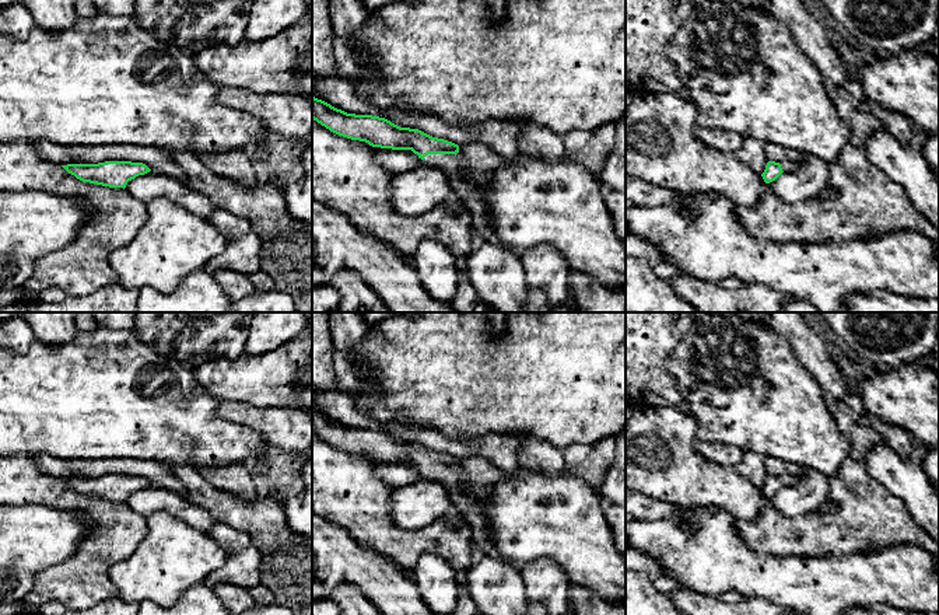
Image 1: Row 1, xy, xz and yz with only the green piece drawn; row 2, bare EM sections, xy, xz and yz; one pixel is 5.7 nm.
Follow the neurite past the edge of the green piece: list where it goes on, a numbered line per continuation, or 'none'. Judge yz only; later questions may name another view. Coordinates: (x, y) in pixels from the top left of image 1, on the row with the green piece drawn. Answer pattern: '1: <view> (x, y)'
1: yz (787, 166)

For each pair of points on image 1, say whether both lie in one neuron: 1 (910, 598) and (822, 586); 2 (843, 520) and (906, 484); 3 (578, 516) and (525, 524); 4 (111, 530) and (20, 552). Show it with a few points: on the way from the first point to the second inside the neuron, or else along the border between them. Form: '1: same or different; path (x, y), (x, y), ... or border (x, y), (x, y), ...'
1: same; path (887, 586), (844, 586)
2: different; border (865, 471), (896, 495), (913, 516)
3: same; path (566, 516), (538, 517)
4: different; border (84, 512), (91, 521), (91, 530), (65, 561)

